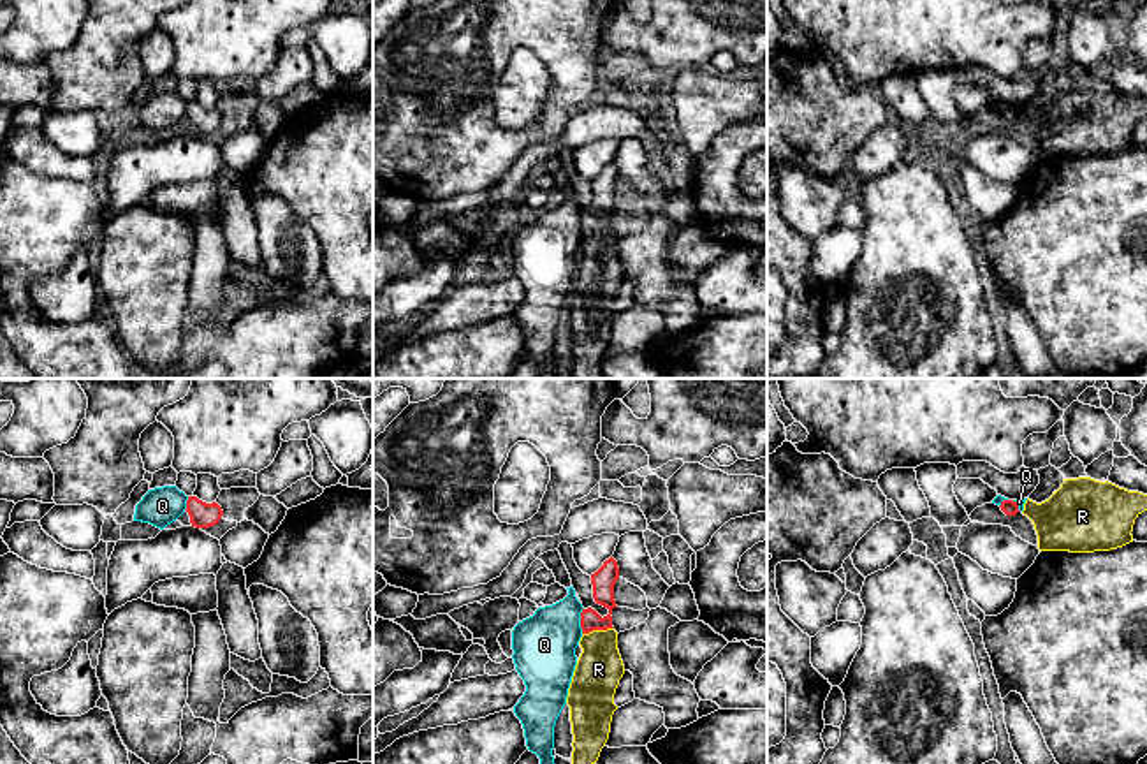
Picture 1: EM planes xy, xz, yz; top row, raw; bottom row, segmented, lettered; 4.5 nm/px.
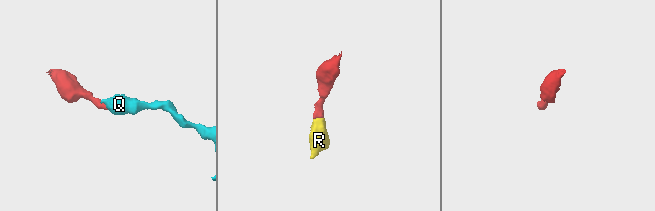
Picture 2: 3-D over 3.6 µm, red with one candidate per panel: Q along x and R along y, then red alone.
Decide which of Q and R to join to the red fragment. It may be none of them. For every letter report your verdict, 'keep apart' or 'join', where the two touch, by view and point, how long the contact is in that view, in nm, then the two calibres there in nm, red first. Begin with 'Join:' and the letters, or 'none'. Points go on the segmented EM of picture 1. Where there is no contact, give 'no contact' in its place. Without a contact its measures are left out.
Join: R
Q: keep apart | xz (581, 620) | 120 nm | 110/280 nm
R: join | xz (597, 629) | 150 nm | 110/220 nm

